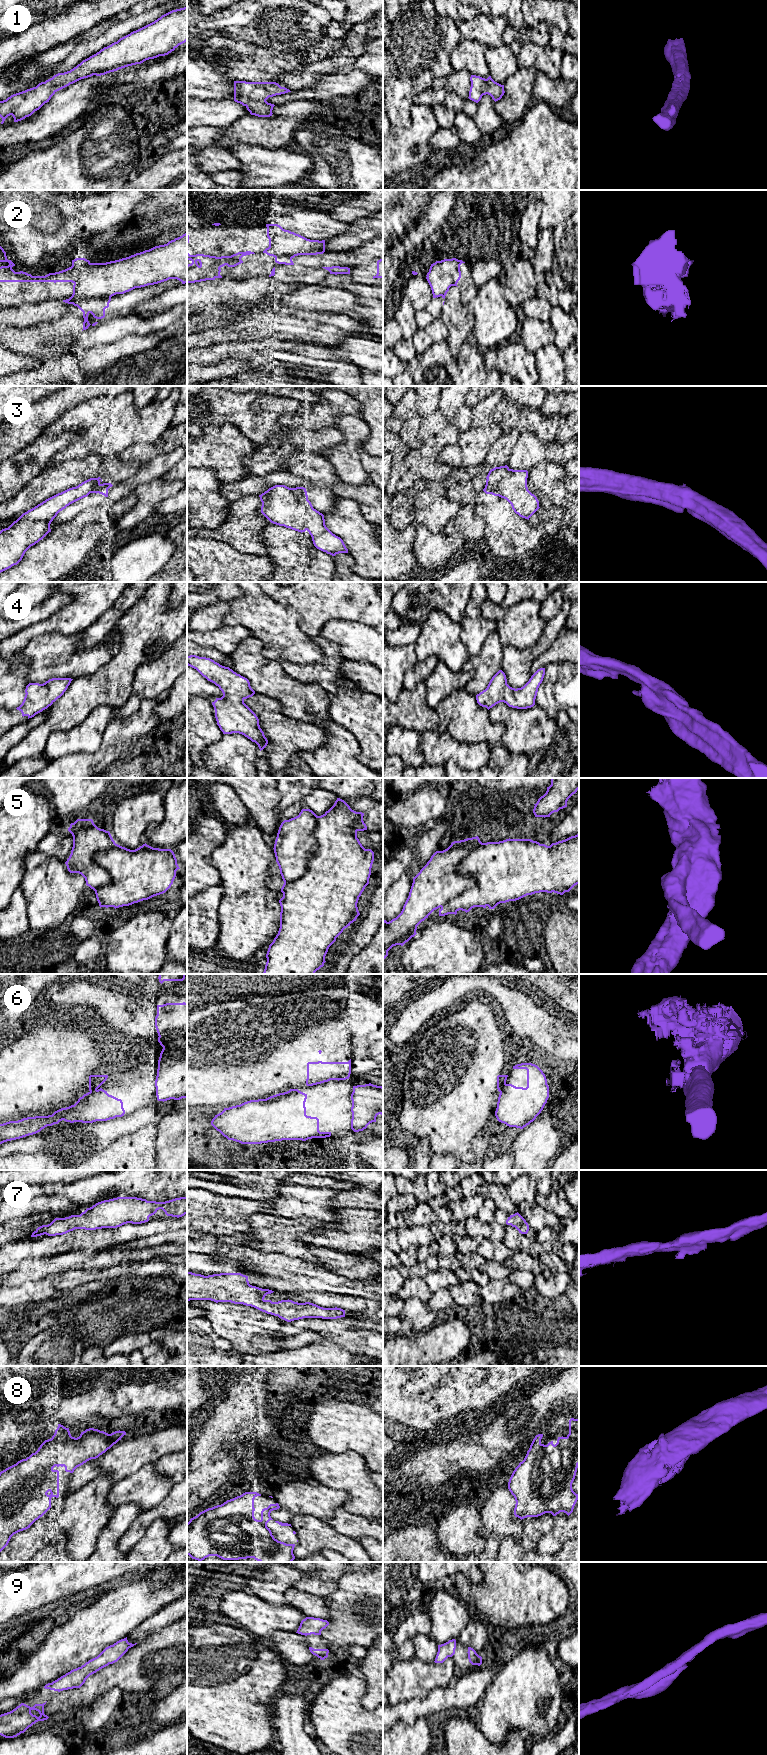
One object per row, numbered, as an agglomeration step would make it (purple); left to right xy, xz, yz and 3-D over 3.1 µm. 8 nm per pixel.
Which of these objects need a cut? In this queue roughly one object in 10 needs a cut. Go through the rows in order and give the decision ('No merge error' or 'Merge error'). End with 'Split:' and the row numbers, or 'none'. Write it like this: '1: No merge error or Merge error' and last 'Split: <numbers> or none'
1: No merge error
2: No merge error
3: No merge error
4: No merge error
5: No merge error
6: No merge error
7: No merge error
8: No merge error
9: No merge error
Split: none

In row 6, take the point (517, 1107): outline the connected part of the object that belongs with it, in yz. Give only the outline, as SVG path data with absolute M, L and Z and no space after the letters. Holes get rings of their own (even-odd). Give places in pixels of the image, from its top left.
M521 1063L513 1069L527 1070L527 1087L507 1084L508 1075L497 1076L500 1092L495 1116L509 1127L523 1129L541 1113L549 1098L549 1086L543 1071L535 1064Z

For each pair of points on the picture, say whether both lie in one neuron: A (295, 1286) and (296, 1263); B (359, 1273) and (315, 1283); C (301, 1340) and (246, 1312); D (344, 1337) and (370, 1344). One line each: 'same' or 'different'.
A: same
B: different
C: same
D: same

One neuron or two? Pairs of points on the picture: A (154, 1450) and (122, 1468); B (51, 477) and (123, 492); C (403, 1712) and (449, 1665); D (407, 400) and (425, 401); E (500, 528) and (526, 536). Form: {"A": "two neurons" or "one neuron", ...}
{"A": "one neuron", "B": "two neurons", "C": "two neurons", "D": "two neurons", "E": "one neuron"}

